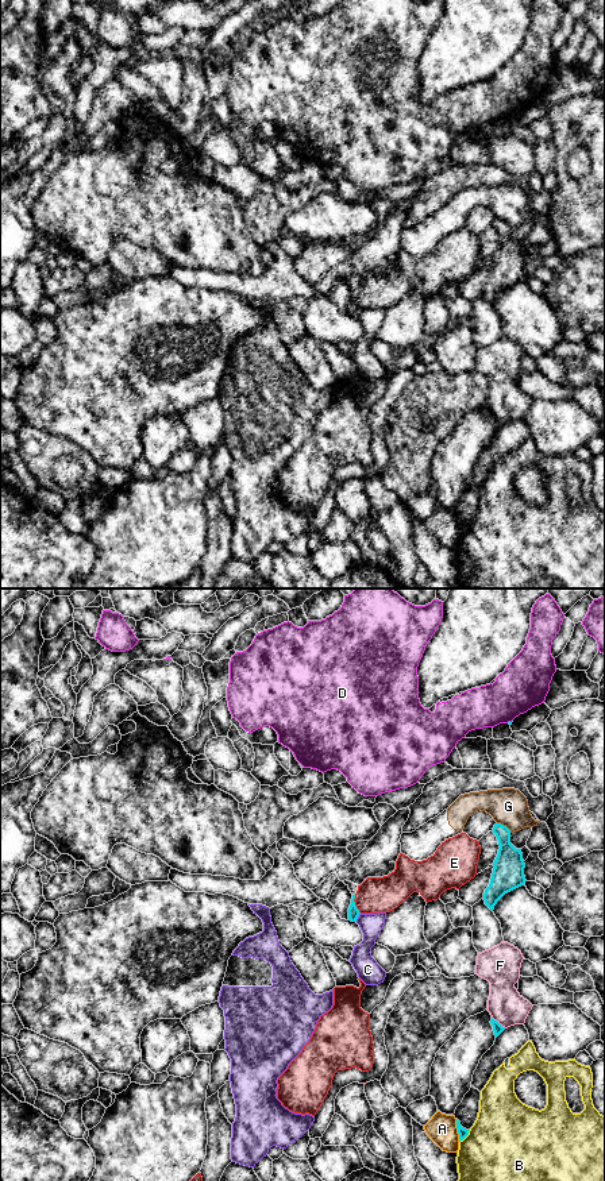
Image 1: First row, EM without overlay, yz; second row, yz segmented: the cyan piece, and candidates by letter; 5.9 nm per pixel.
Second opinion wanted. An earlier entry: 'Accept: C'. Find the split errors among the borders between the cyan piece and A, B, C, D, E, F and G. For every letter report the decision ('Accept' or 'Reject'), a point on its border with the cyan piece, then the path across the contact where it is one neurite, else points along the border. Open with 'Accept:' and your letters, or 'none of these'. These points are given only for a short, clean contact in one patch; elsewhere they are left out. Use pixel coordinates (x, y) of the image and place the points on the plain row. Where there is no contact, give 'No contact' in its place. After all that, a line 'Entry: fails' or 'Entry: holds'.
Accept: none of these
A: Reject. Touches cyan at yz (458, 525)
B: Reject. Touches cyan at yz (465, 532)
C: Reject. Touches cyan at yz (358, 311). Boundary: yz (359, 308), (355, 316)
D: Reject. Touches cyan at yz (509, 118). Boundary: yz (512, 115), (507, 118)
E: Reject. Touches cyan at yz (354, 300)
F: Reject. Touches cyan at yz (497, 417)
G: Reject. Touches cyan at yz (503, 220)
Entry: fails

